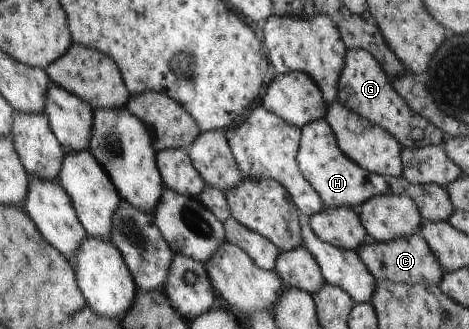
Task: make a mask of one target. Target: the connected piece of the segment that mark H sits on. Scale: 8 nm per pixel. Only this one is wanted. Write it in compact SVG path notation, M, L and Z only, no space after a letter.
M325 119L313 121L302 128L296 159L303 178L321 197L324 208L349 207L349 209L358 210L371 197L390 193L385 177L369 174L341 153L337 147L333 131Z

